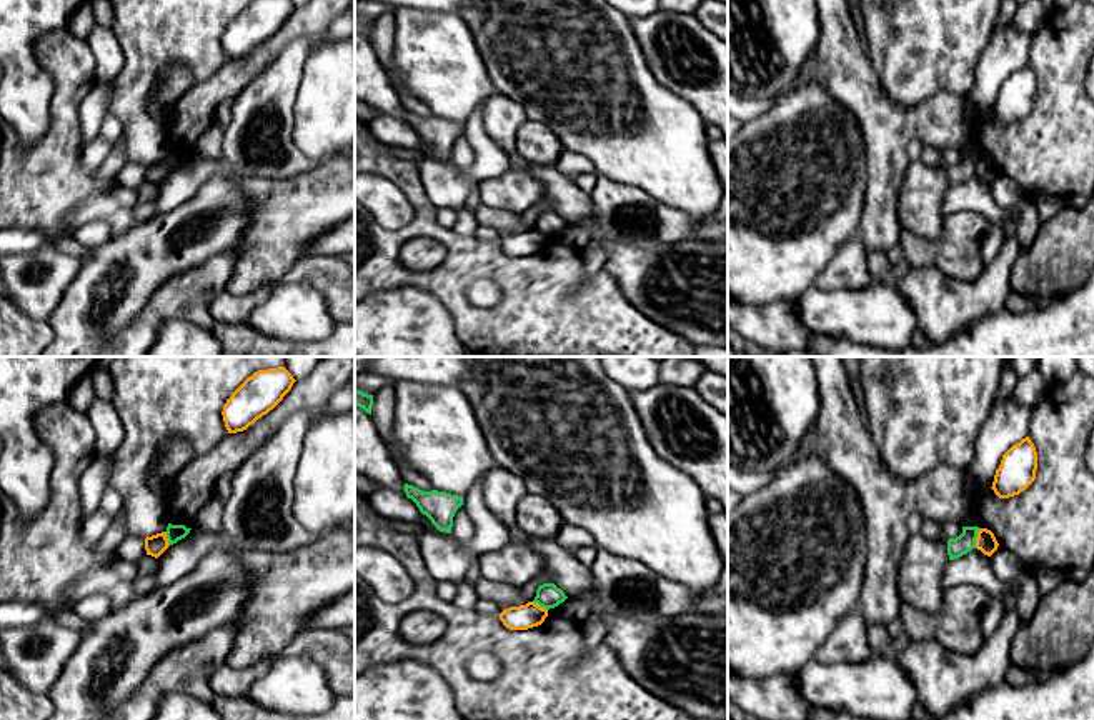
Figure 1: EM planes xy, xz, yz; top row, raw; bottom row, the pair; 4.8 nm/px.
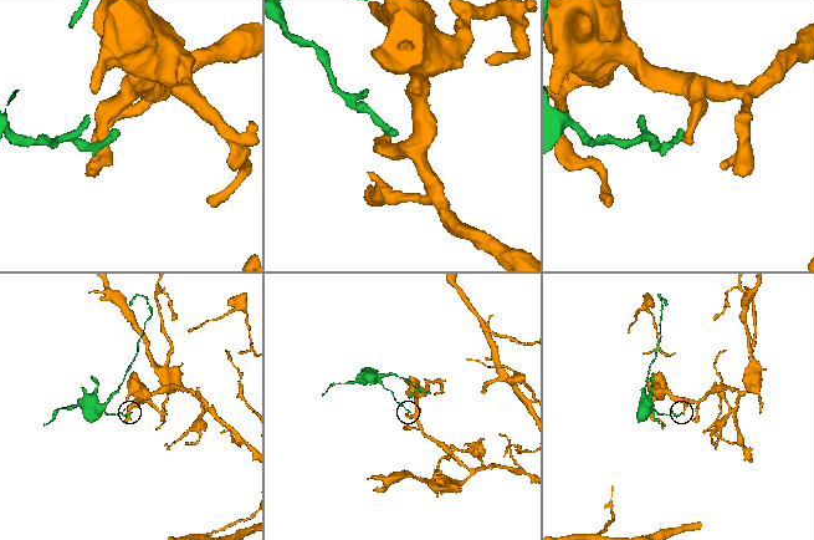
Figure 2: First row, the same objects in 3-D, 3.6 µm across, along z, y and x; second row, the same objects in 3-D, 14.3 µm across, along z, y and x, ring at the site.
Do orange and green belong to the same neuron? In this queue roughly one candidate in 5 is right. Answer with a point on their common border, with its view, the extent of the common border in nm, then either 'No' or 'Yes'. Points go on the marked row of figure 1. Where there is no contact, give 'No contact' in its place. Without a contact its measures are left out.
Touches orange at yz (976, 539). Shared border 100 nm. No

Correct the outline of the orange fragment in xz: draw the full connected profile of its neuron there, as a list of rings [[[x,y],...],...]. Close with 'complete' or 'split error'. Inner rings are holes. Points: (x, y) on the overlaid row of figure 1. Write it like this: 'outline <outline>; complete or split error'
outline [[[535,602],[526,605],[510,607],[500,613],[500,620],[510,630],[528,630],[538,627],[548,617],[548,610]]]; complete

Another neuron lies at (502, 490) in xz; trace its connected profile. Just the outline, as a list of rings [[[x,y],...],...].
[[[501,467],[483,475],[483,502],[506,527],[516,525],[516,505],[525,493],[523,480]]]

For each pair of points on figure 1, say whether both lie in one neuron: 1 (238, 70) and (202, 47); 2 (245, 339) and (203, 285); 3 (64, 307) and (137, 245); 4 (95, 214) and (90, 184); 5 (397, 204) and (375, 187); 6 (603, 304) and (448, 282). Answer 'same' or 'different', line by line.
1: different
2: different
3: same
4: different
5: same
6: same

